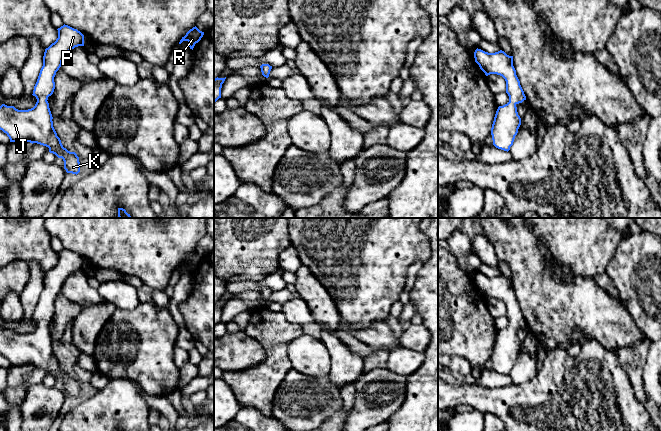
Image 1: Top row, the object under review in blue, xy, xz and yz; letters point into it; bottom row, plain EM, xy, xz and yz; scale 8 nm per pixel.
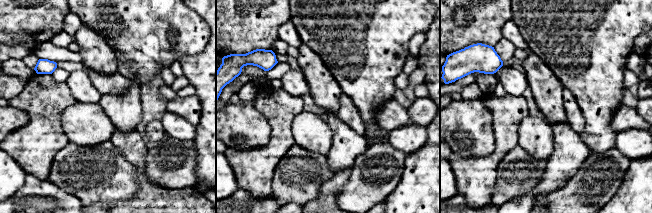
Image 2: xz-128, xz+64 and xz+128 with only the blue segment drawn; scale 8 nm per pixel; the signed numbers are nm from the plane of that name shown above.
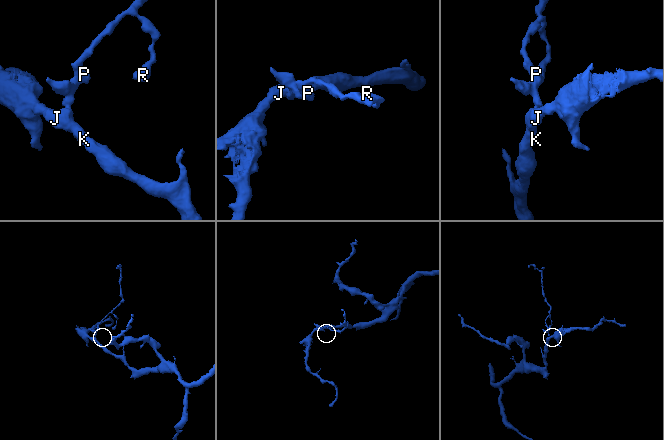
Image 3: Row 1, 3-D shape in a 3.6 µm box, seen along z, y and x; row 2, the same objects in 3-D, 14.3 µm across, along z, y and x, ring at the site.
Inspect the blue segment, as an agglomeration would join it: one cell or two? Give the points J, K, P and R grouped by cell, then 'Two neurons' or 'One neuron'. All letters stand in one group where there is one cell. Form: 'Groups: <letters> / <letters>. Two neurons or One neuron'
Groups: J K P R. One neuron

